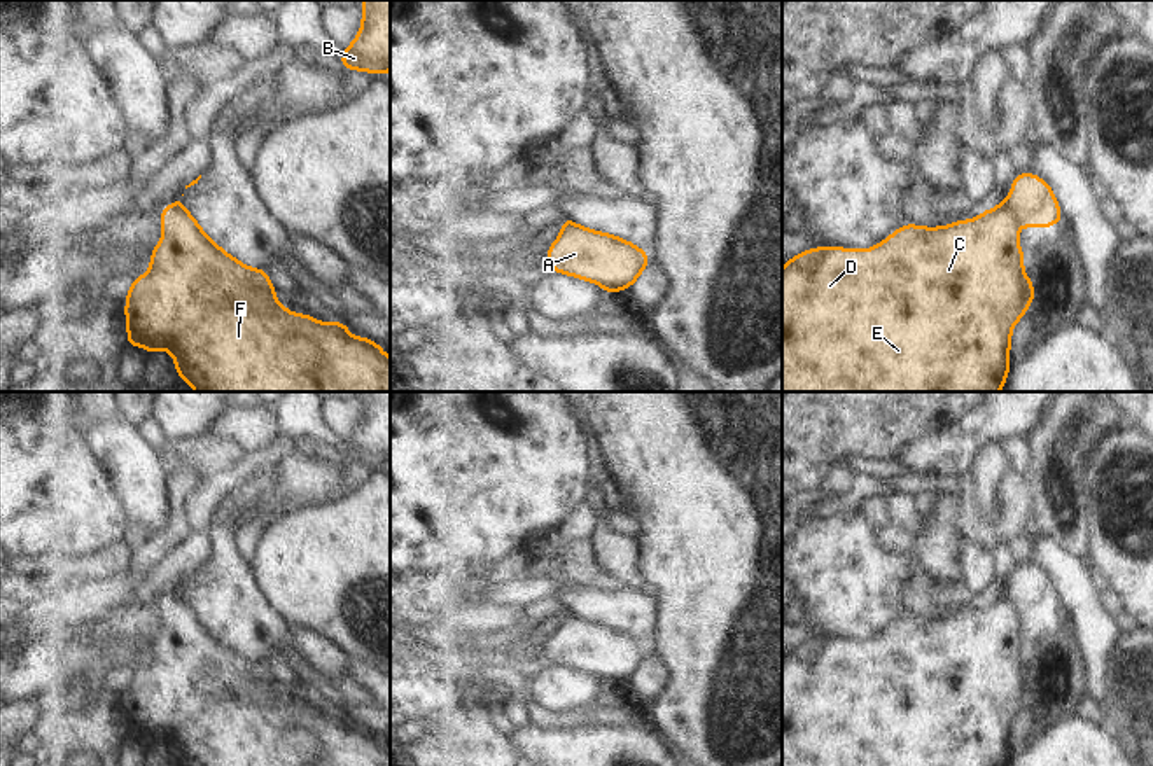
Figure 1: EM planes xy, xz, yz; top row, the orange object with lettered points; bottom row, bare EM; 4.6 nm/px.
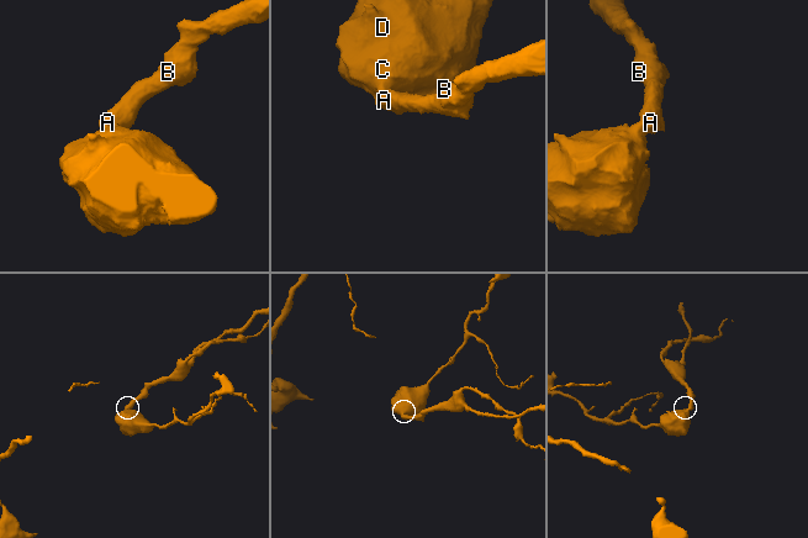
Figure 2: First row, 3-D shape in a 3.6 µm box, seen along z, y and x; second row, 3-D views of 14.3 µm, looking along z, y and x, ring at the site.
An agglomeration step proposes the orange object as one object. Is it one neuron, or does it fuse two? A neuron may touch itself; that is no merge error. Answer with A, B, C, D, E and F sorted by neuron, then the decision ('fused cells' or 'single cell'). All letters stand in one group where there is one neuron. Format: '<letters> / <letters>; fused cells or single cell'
A B / C D E F; fused cells

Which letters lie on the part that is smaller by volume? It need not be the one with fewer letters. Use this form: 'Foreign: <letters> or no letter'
Foreign: A, B

